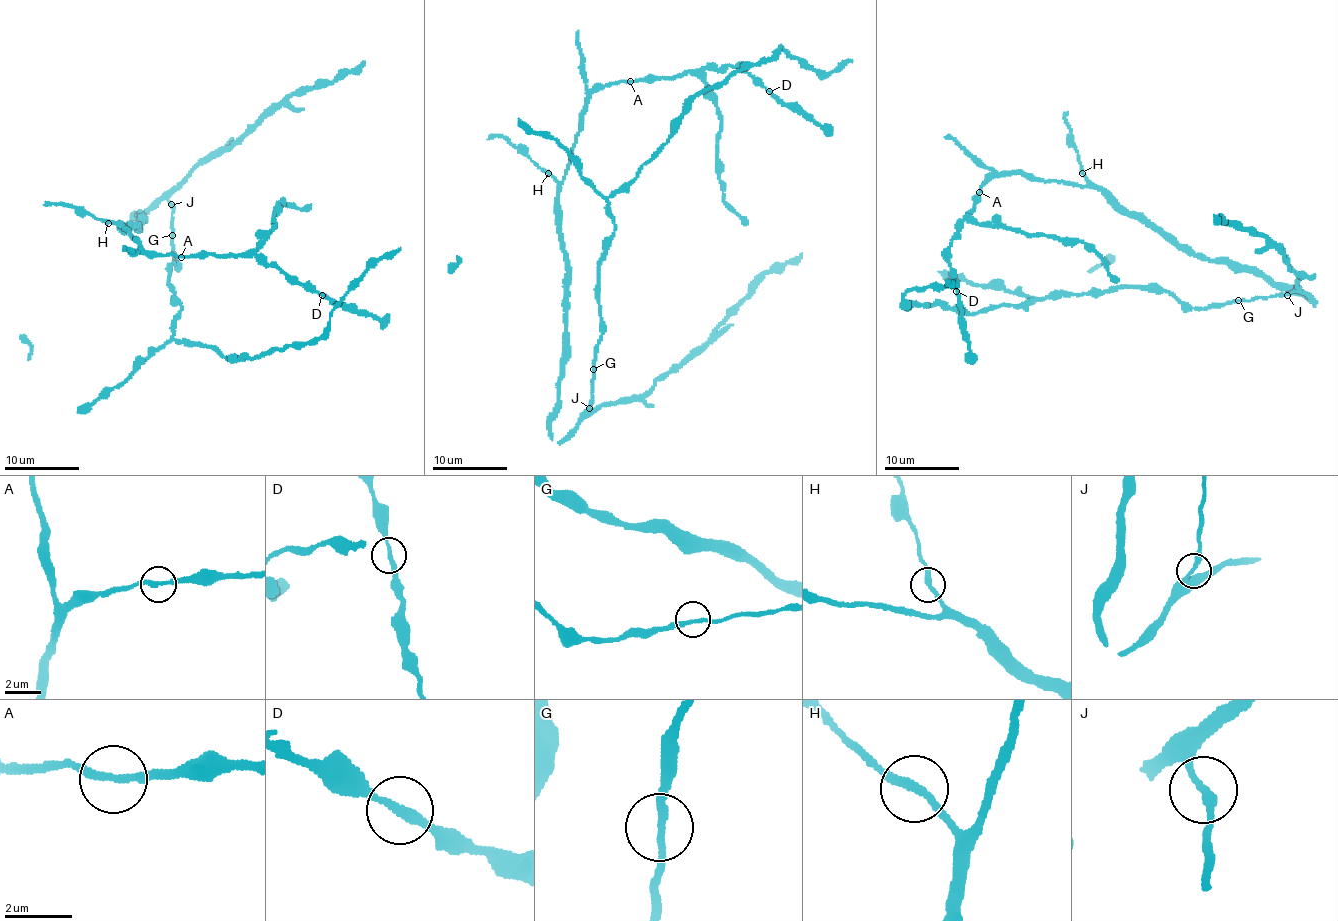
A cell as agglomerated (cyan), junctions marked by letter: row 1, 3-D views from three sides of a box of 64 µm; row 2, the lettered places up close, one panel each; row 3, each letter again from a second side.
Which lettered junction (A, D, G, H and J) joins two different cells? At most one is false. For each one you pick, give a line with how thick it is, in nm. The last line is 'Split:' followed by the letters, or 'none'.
Split: none

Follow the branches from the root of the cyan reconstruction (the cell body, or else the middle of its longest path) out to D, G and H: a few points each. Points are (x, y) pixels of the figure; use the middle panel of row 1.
D: (564, 438), (550, 434), (565, 342), (559, 190), (585, 99), (619, 82), (729, 66), (769, 91)
G: (564, 438), (586, 415), (591, 400), (593, 369)
H: (564, 438), (558, 442), (552, 440), (550, 433), (564, 352), (567, 260), (560, 243), (559, 187), (548, 173)

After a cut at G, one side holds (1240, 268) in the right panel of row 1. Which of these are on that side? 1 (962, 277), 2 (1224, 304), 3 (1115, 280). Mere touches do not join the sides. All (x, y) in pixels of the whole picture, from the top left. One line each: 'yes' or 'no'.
1: no
2: no
3: yes

